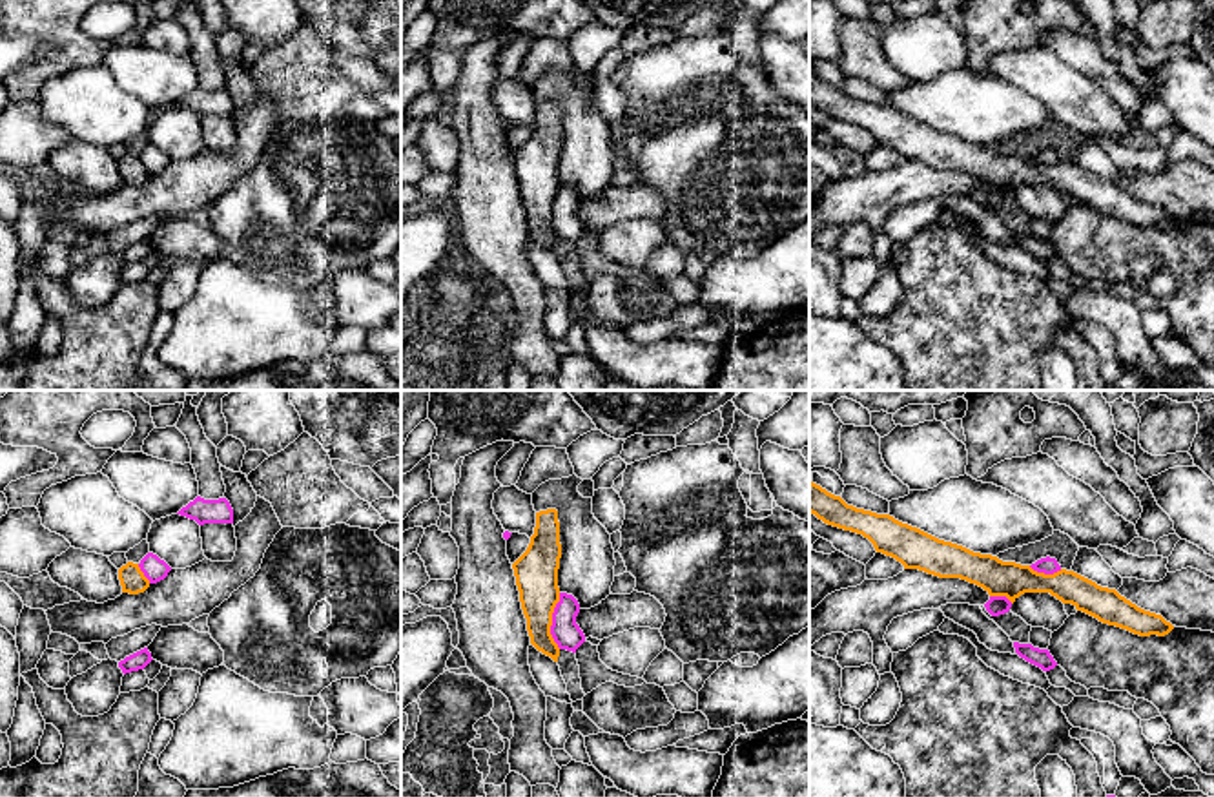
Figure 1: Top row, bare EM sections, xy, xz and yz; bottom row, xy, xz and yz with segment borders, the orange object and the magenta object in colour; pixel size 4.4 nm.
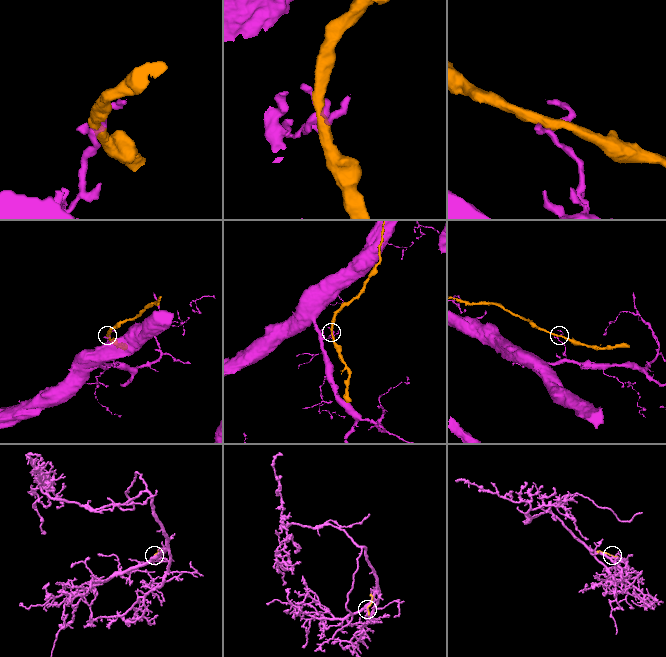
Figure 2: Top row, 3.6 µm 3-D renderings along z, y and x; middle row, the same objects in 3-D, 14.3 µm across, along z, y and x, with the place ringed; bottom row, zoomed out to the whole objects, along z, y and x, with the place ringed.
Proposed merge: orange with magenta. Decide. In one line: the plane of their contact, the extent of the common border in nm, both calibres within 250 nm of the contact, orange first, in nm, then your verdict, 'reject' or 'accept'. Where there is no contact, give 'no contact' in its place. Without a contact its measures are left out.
meets orange in xz; contact 240 nm long; 190 nm thick on the orange side, 120 nm on the other; reject

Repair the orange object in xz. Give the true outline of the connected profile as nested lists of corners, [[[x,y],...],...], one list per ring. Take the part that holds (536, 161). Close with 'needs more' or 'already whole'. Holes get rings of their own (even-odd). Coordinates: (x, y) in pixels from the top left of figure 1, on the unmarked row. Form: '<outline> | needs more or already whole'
[[[558,102],[536,104],[527,142],[512,155],[530,235],[558,254],[560,239],[550,226],[552,204],[560,193],[558,160],[561,150]]] | already whole

